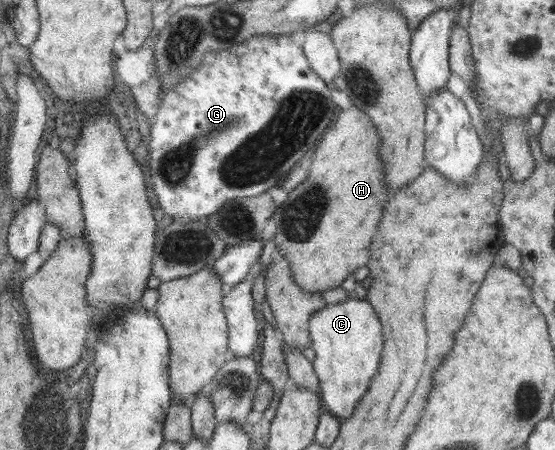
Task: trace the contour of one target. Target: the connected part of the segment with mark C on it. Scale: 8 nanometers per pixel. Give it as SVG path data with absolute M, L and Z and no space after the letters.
M353 295L346 302L328 304L311 314L308 320L310 347L315 350L312 363L320 382L324 410L340 421L350 418L356 404L366 395L371 379L378 373L384 347L382 324L366 299Z

